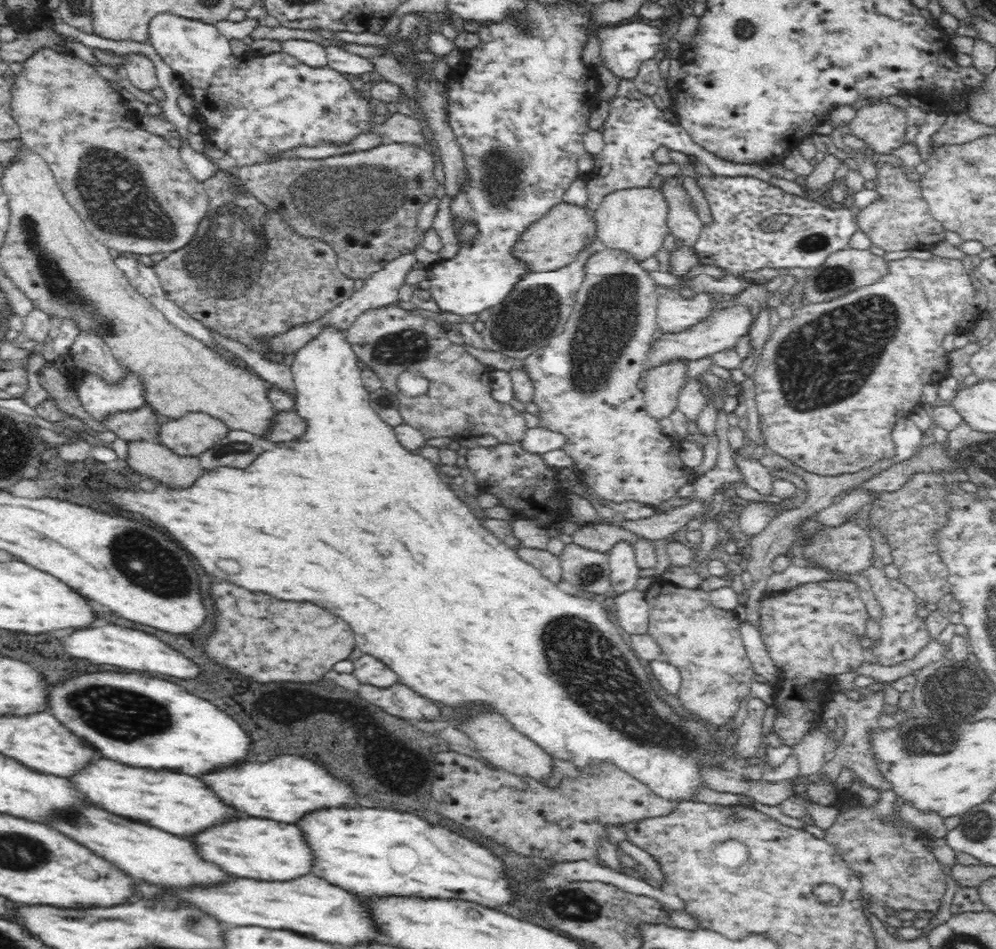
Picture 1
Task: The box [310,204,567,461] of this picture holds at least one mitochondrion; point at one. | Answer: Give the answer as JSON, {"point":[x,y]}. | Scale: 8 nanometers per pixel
{"point":[530,318]}

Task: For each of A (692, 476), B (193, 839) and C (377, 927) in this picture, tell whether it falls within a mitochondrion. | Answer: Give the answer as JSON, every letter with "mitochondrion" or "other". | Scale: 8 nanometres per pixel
{"A":"other","B":"other","C":"other"}

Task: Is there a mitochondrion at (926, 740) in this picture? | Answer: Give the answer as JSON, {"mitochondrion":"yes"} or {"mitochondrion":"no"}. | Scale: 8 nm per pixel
{"mitochondrion":"yes"}

